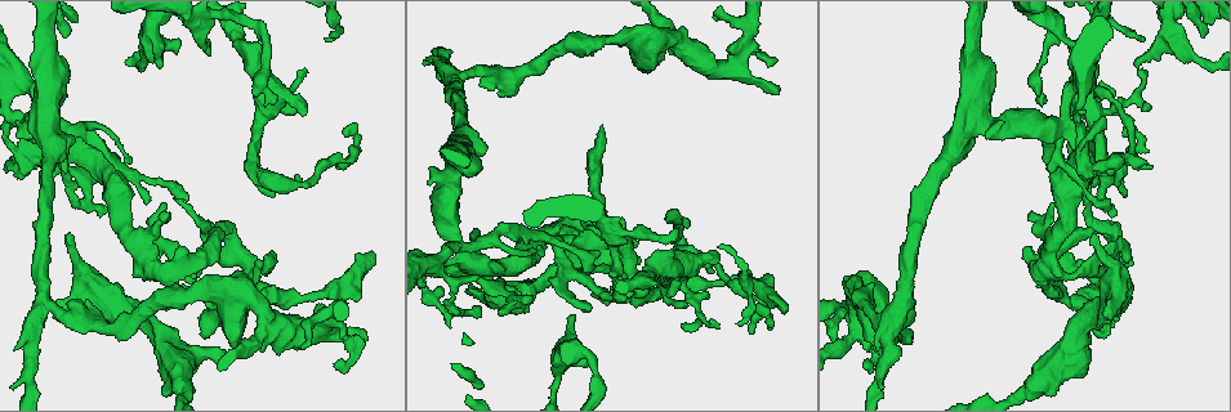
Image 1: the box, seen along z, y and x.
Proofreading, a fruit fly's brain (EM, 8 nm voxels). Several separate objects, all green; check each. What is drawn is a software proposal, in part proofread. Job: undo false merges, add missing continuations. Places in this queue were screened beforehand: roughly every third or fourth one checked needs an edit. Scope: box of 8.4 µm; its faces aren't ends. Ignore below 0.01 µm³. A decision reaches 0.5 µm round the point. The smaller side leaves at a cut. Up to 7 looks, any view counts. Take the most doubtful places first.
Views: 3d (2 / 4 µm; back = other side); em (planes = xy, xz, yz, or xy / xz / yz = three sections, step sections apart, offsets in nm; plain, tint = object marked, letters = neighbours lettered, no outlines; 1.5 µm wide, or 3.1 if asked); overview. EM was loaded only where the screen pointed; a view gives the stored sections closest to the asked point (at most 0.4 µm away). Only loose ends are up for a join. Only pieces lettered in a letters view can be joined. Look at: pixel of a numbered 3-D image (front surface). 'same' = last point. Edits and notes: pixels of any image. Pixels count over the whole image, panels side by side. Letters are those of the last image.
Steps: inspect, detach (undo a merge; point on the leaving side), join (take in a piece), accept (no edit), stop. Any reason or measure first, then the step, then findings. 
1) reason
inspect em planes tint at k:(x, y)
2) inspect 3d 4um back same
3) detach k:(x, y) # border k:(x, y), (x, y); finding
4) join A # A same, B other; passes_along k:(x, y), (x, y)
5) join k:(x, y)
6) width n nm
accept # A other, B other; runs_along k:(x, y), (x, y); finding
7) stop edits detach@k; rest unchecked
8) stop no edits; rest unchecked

free end
inspect em xz step 8 tint at 1:(1143, 163)

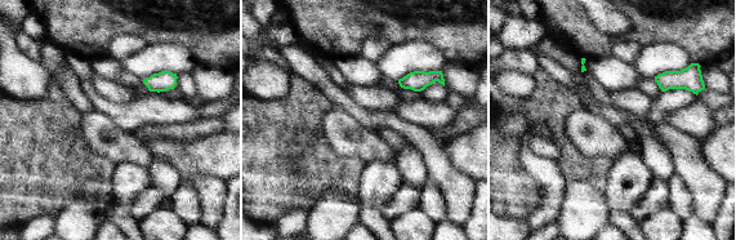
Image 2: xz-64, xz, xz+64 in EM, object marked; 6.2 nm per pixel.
inspect em yz step 8 tint same

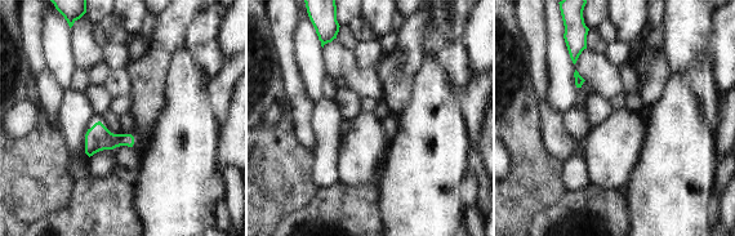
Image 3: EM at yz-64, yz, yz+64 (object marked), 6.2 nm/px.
what lies round it
inspect em yz step 8 letters same

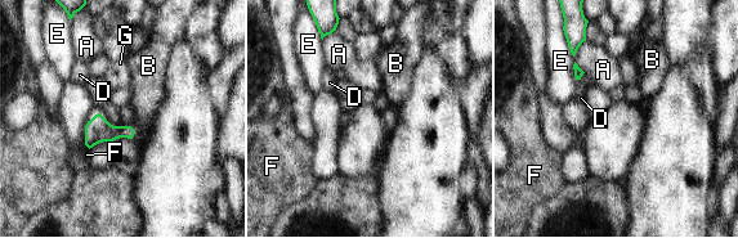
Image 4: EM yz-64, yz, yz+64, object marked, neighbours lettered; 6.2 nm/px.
width 160 nm
accept # A other, B other, D other, E other, F other, G other; border 4:(132, 128), (133, 138); none of them fits

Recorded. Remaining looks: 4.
branch stops here
inspect 3d 2um at 1:(68, 234)

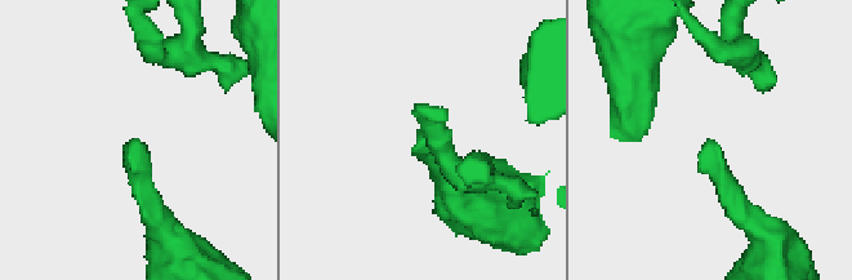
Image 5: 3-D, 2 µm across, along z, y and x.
shape alone is not enough
inspect em planes plain at 5:(421, 140)

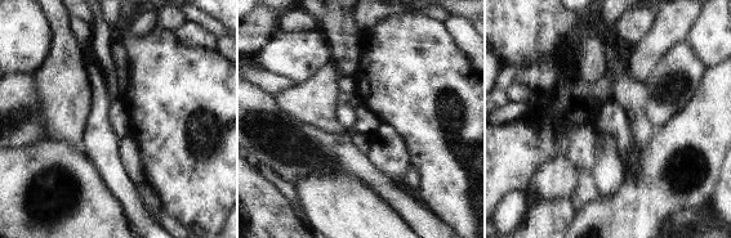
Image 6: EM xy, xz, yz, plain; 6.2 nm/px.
what lies round it
inspect em planes letters same

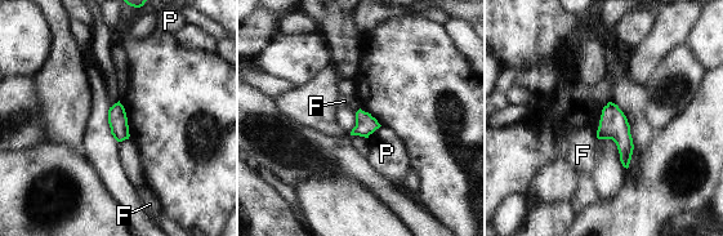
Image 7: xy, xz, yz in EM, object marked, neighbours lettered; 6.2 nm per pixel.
accept # F other, P other; border 7:(596, 130), (598, 138); none of them fits

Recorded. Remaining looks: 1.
free end
inspect em planes letters at 1:(638, 262)

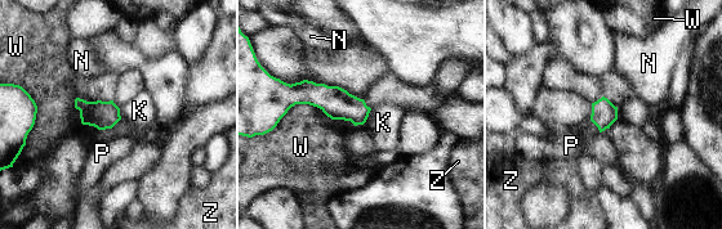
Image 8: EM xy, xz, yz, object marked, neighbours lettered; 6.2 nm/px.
accept # K other, N other, P other, W other, Z other; border 8:(371, 108), (362, 124); none of them fits

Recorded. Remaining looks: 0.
stop no edits; rest unchecked

